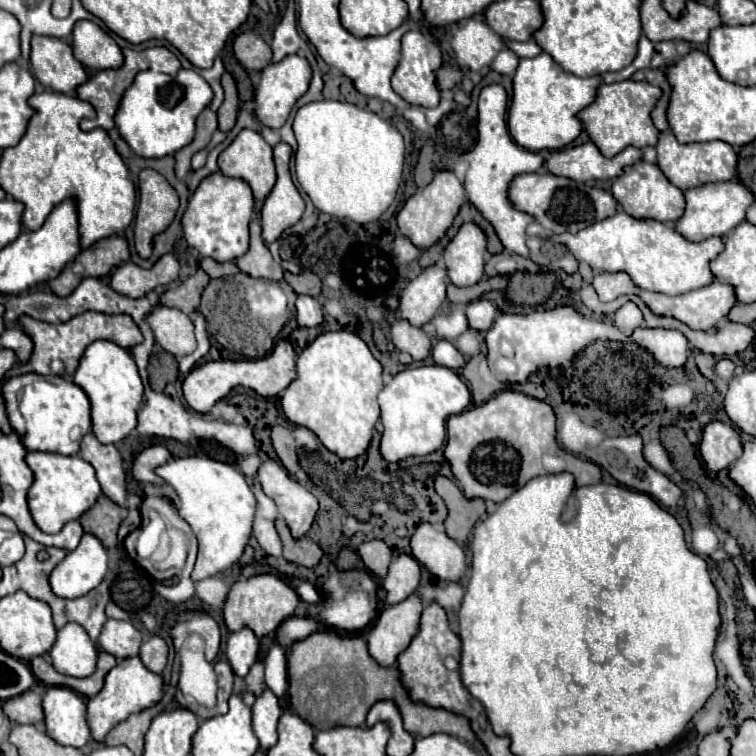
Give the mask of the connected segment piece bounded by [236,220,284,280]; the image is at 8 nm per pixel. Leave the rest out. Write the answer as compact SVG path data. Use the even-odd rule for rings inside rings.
M252 220L252 242L250 242L250 250L240 256L236 260L238 268L252 276L252 278L268 278L268 280L282 280L282 268L274 262L268 246L264 244L262 236L260 236L262 228L258 220Z

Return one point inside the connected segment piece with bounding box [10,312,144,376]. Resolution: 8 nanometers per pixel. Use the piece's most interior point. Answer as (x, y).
(66, 341)

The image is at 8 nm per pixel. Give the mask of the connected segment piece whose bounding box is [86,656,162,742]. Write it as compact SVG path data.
M140 656L124 658L120 660L104 678L102 690L86 702L86 720L92 732L92 738L96 742L102 742L104 736L122 720L126 720L130 714L136 714L152 704L156 704L162 698L162 676L148 670Z

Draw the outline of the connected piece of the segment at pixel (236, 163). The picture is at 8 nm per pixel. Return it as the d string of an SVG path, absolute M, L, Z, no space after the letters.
M242 130L218 156L218 168L224 176L248 182L256 202L264 202L276 182L272 146L256 130Z

